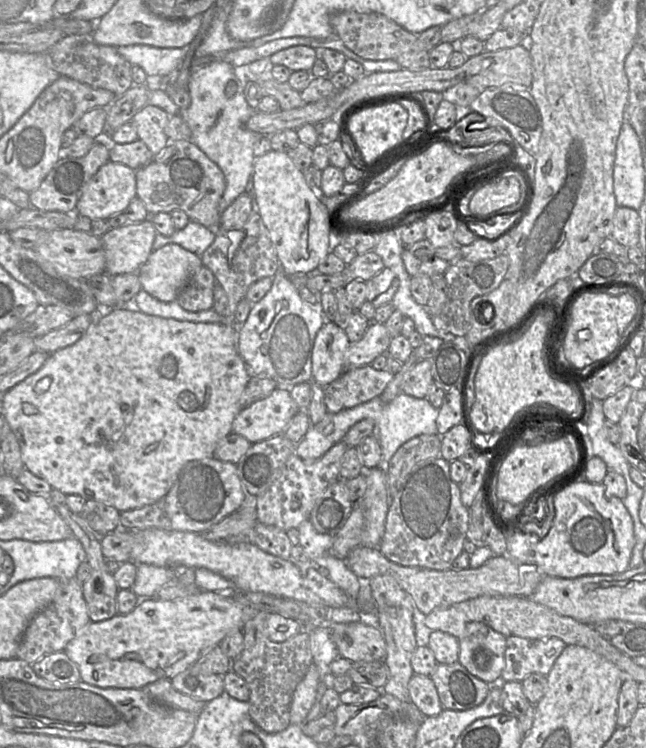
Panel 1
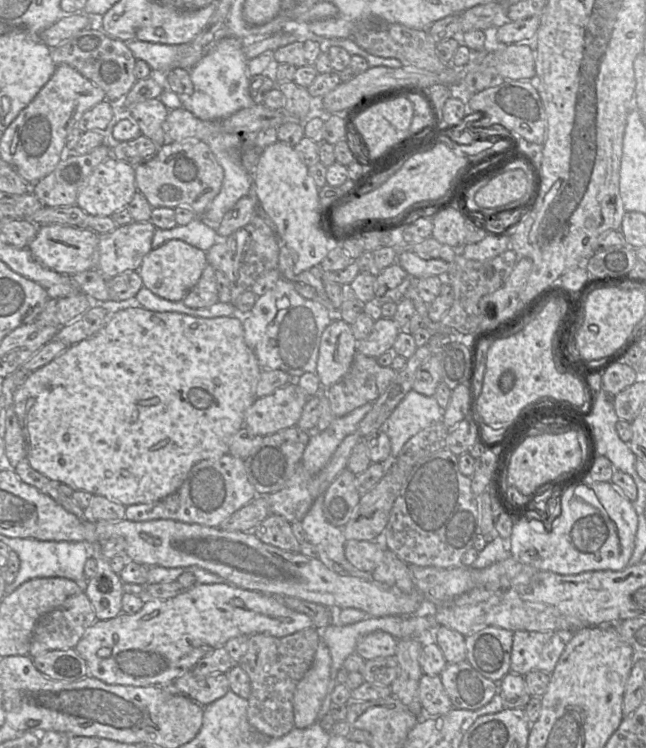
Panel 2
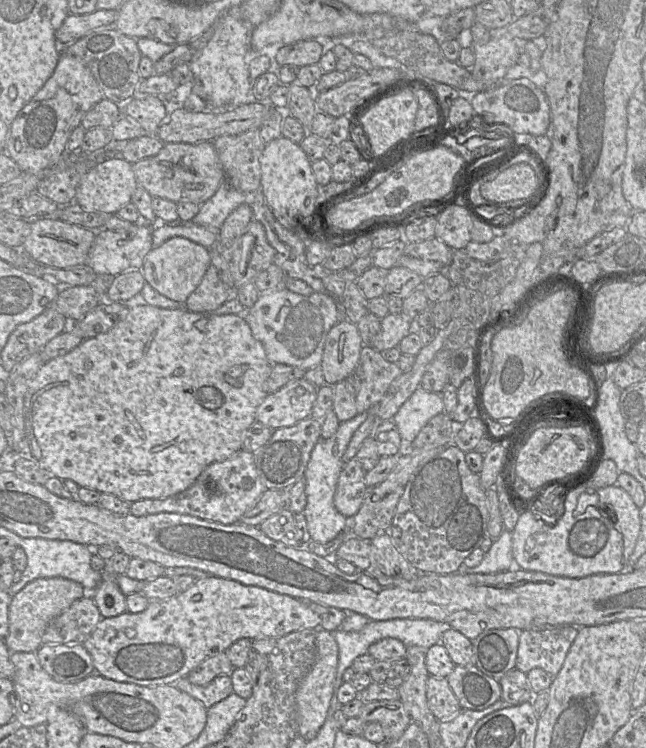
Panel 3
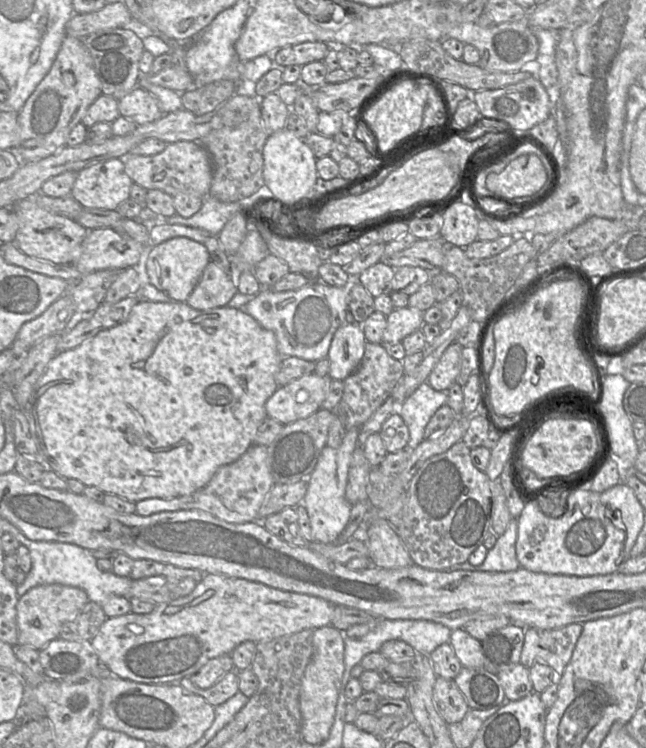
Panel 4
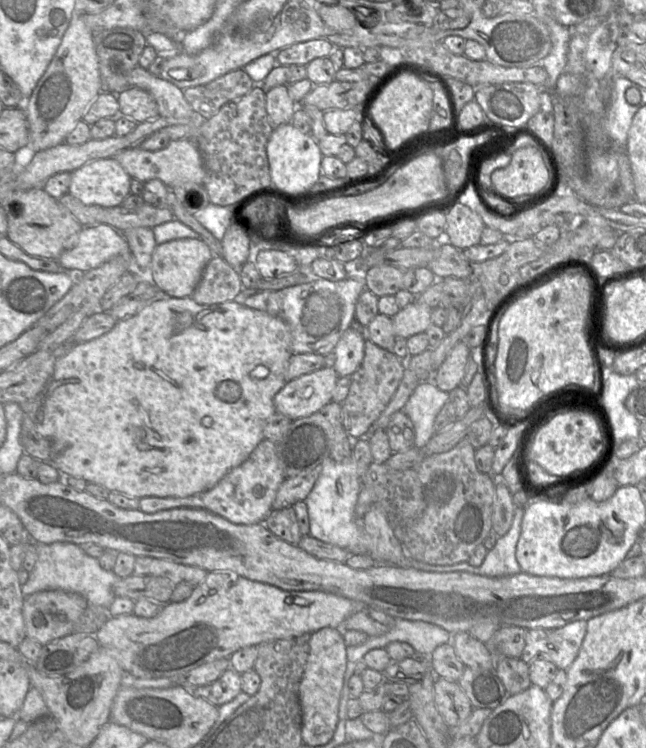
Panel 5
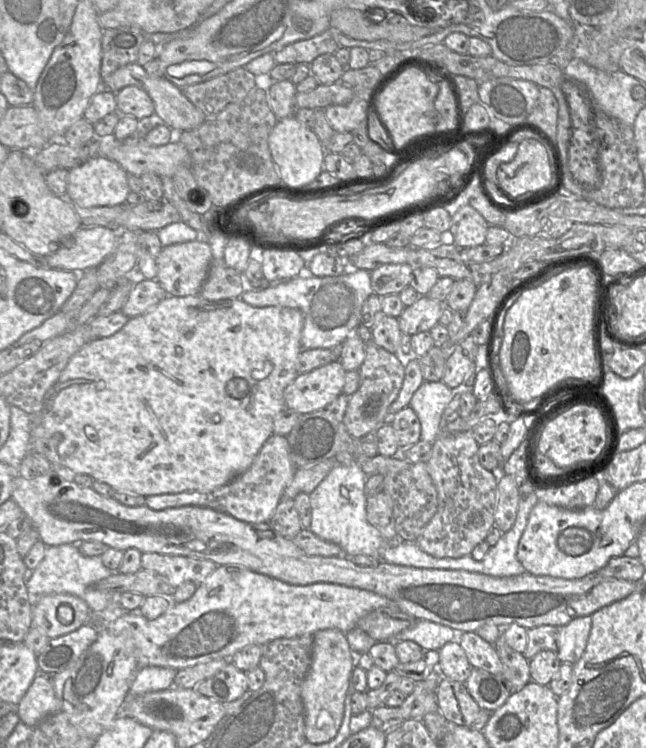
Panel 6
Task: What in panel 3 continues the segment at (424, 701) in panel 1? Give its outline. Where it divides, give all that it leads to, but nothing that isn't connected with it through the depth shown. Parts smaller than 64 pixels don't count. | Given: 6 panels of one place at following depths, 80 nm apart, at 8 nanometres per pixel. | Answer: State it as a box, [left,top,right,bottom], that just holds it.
[426,676,462,721]

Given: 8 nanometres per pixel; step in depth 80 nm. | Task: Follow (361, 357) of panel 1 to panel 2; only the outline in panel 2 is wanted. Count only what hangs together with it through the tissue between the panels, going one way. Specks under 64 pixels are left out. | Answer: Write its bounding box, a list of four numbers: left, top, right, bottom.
[357,318,400,358]

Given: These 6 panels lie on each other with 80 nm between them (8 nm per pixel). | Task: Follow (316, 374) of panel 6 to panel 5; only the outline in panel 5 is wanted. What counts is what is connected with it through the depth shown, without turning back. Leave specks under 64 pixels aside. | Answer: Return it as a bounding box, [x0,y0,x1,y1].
[275,367,338,421]

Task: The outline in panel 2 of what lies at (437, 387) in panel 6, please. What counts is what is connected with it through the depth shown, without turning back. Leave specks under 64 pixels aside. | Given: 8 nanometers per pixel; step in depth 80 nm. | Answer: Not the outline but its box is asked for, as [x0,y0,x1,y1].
[383,391,442,460]

